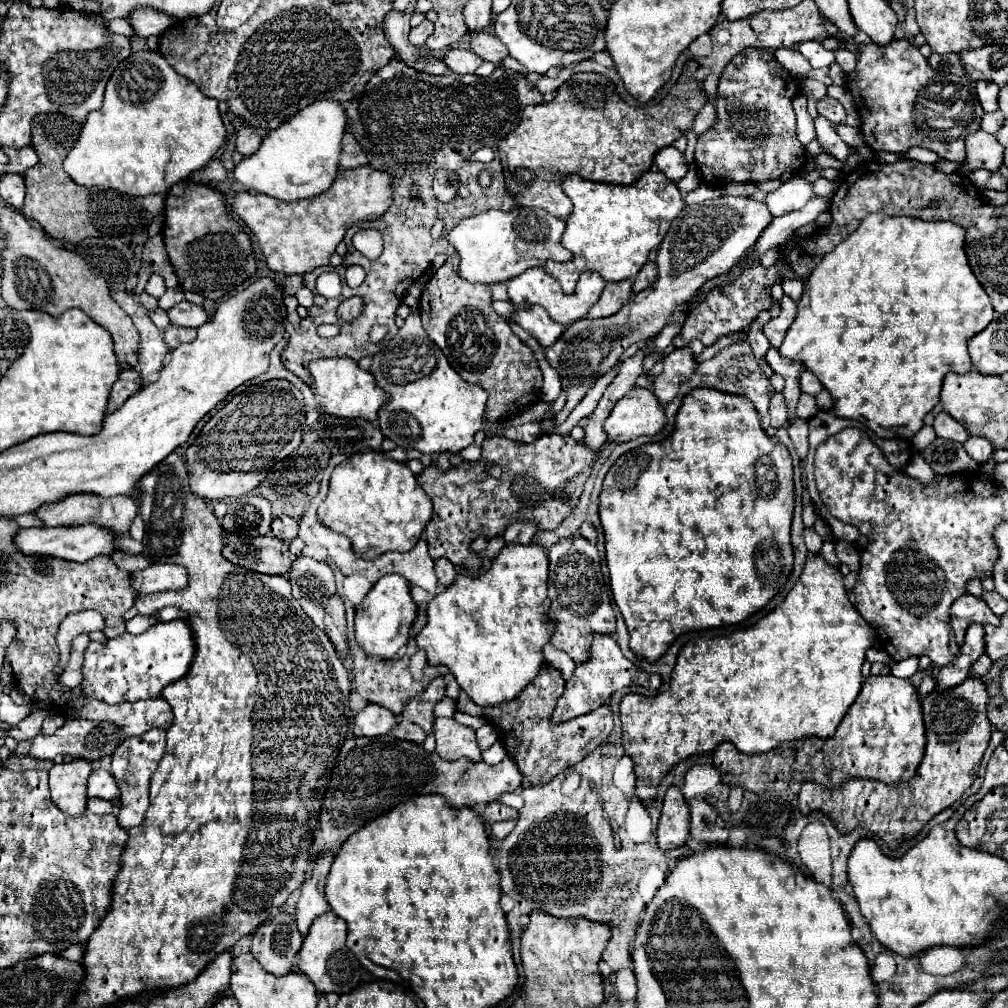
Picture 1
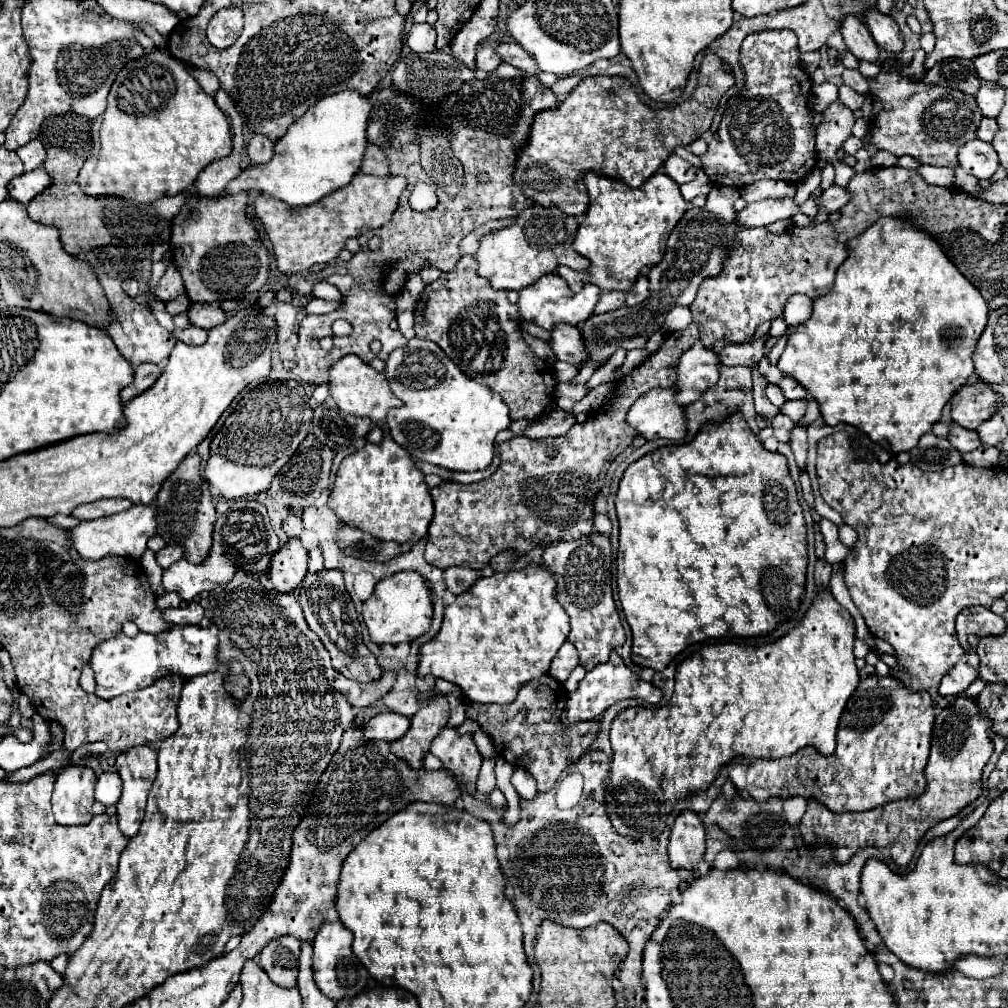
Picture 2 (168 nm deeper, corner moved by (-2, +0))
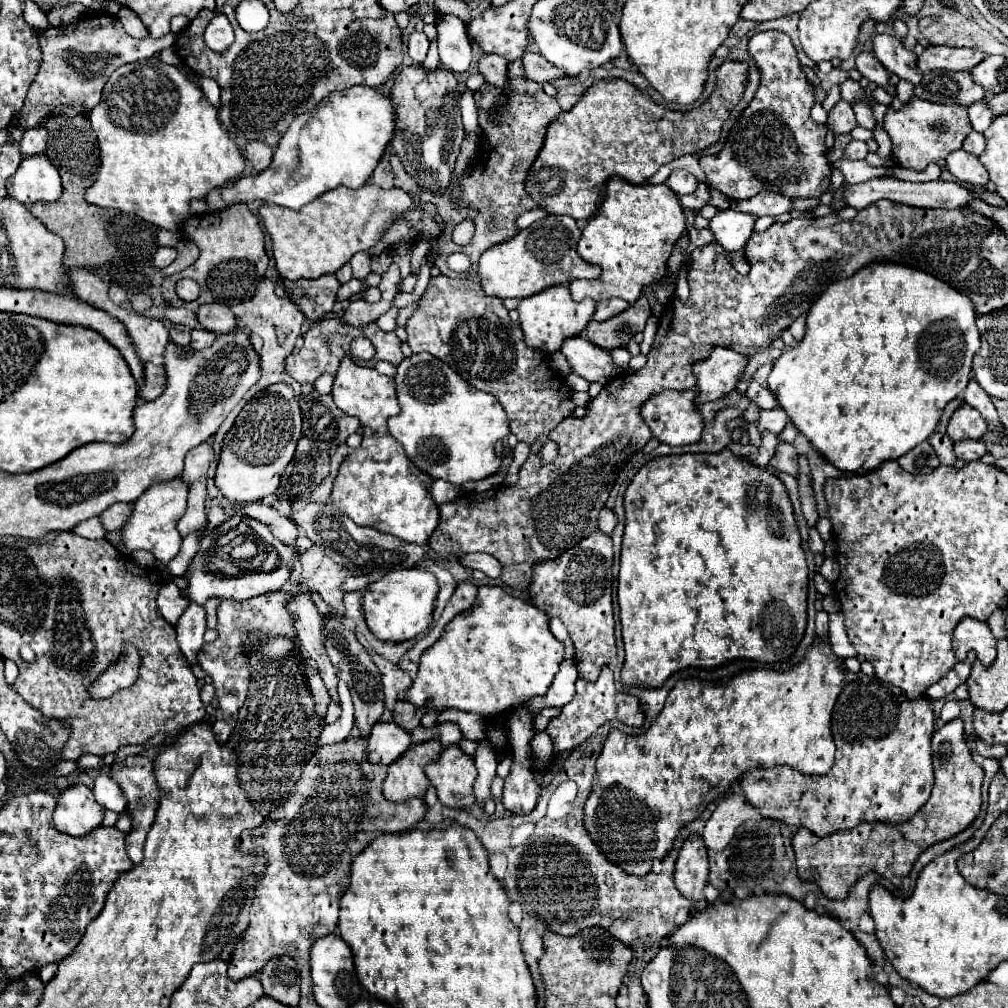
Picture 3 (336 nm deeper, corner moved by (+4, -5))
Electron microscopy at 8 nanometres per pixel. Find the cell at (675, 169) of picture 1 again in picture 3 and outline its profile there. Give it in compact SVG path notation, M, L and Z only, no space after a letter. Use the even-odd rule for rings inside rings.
M672 170L668 182L666 182L678 196L684 196L684 194L692 194L696 188L698 188L698 180L686 172L686 170Z

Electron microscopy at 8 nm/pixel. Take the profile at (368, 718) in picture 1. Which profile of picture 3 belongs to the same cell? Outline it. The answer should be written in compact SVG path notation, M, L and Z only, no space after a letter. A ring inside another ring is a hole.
M380 722L368 736L368 762L392 764L412 746L412 736L396 722Z

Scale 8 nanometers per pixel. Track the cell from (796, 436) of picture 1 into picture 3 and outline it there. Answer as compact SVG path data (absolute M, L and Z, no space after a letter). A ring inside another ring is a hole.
M810 528L808 546L810 546L810 550L812 550L814 554L820 554L820 556L824 556L824 540L820 538L820 534L818 534L814 528Z

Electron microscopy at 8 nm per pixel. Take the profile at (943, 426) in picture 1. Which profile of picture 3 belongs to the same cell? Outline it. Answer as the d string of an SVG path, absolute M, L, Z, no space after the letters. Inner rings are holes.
M964 440L964 442L956 444L954 450L956 450L956 456L960 460L964 460L964 462L980 460L988 452L988 448L986 448L986 444L982 440Z

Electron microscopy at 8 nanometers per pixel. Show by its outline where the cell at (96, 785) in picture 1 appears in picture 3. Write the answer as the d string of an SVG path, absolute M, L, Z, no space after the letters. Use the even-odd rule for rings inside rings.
M104 772L94 780L94 798L106 810L112 810L116 814L122 814L126 810L126 804L128 804L128 798L120 790L120 786Z

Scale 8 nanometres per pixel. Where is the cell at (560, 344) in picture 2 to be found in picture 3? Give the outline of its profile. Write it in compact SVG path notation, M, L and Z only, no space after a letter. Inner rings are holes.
M568 338L562 346L562 354L568 358L574 374L582 376L588 382L608 384L608 380L618 374L618 368L612 362L610 354L600 352L600 348L590 344L586 338Z

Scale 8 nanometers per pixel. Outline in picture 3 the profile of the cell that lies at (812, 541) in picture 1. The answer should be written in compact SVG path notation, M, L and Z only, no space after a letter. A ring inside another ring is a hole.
M826 612L816 614L816 636L822 642L828 640L828 614Z

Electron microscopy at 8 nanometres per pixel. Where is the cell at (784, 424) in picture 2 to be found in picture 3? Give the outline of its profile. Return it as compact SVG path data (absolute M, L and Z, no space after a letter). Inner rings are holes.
M778 444L778 450L770 462L776 472L786 472L790 476L798 476L798 454L792 444Z

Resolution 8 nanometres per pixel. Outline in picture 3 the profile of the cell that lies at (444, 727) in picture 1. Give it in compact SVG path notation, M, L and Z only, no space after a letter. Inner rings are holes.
M458 746L444 748L440 760L428 764L426 776L436 788L442 806L458 810L474 806L476 796L472 792L472 786L476 780L476 766L474 760Z

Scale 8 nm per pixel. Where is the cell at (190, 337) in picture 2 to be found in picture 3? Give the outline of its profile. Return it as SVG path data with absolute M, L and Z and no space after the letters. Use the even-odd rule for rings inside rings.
M194 328L194 330L192 330L192 344L190 344L190 348L194 348L194 350L208 348L208 346L212 346L212 342L214 342L216 338L218 338L218 336L216 336L214 332L210 332L210 330Z

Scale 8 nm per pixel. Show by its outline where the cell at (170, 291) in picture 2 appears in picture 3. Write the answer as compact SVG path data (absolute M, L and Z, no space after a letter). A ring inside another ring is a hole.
M134 294L134 296L130 298L130 308L132 308L134 312L138 312L138 314L144 314L150 306L152 306L152 300L150 300L150 296L146 294Z

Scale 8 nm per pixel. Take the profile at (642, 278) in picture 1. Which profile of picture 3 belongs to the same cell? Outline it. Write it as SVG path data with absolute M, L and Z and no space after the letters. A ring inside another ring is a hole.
M642 296L620 316L614 316L604 324L596 324L596 320L592 320L586 328L586 338L592 340L594 346L608 352L614 348L624 348L634 338L634 334L644 330L650 314L652 314L650 304L646 296Z

